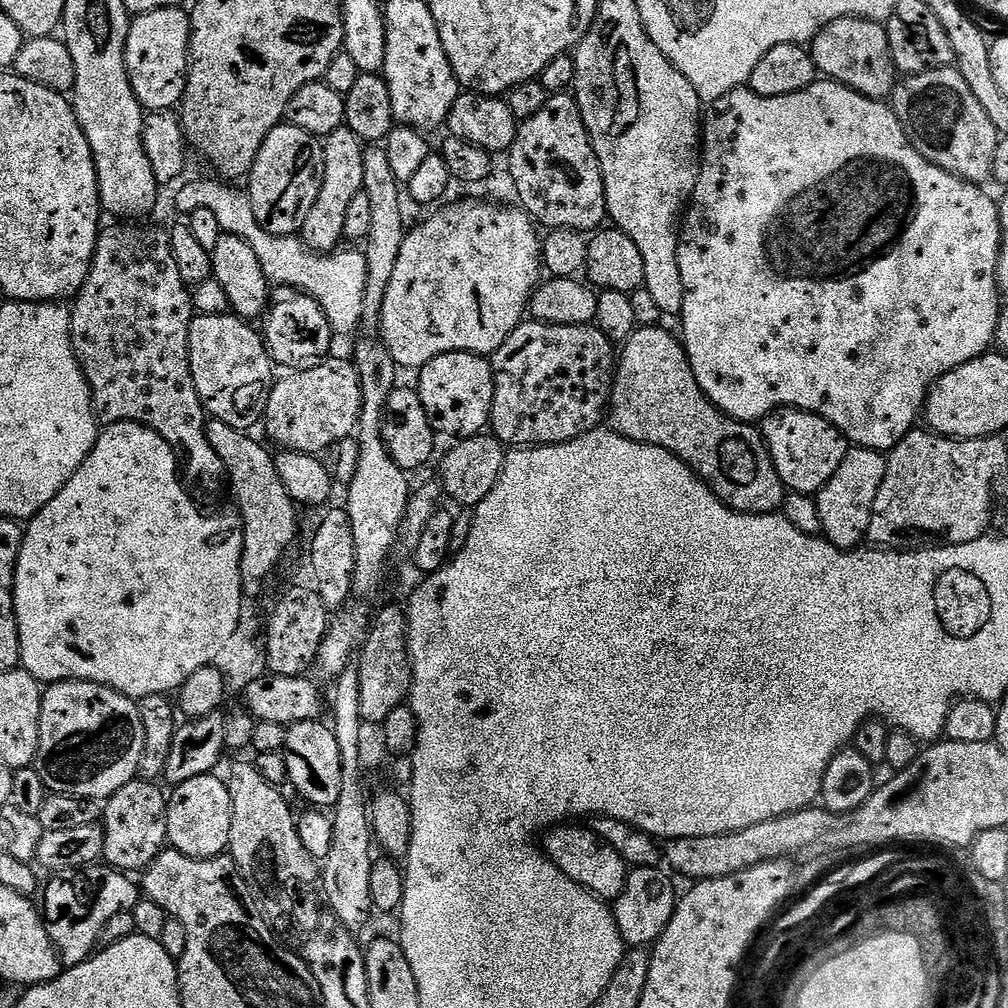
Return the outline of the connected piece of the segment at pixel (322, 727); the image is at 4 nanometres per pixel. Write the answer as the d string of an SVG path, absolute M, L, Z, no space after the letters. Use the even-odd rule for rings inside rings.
M323 719L298 722L287 731L283 753L289 781L303 799L312 803L309 805L320 810L331 809L338 802L338 794L342 794L342 754L338 754L338 738Z

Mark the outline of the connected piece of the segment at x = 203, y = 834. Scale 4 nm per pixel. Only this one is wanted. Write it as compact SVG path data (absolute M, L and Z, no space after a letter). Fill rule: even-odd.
M209 774L190 778L190 782L182 782L171 789L168 796L168 844L177 848L182 854L199 860L209 860L215 856L223 856L229 851L231 830L231 794L228 792L227 783L219 780L219 775Z

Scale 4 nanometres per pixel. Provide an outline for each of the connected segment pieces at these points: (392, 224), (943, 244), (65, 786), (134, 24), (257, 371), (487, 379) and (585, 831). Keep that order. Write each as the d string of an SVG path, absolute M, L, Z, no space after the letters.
M383 146L365 147L363 191L366 198L370 198L371 221L370 234L362 244L362 251L366 258L366 290L362 301L361 318L365 329L368 327L376 330L380 326L380 315L386 302L386 290L390 286L390 278L394 278L394 266L398 266L398 254L402 254L402 242L406 235L402 185L398 178L394 178L390 158L386 158L386 150Z
M827 78L817 79L806 90L766 98L757 96L751 88L735 88L730 94L718 98L713 104L707 105L702 116L702 140L708 143L707 164L705 164L704 176L701 176L698 193L692 193L696 197L696 205L692 207L691 220L688 222L684 240L678 246L678 270L682 270L682 286L684 287L684 336L682 343L685 352L688 353L688 361L692 367L694 378L705 395L712 400L725 415L733 419L743 421L749 425L755 425L763 421L764 417L780 411L782 408L800 408L803 412L813 412L816 416L826 418L834 425L843 436L847 436L853 445L861 448L873 448L876 452L889 453L902 442L902 438L917 427L924 411L924 401L928 399L928 391L936 381L941 380L946 373L970 362L974 358L985 355L988 347L993 347L1000 321L1002 305L1002 293L996 282L996 271L1000 261L1000 210L995 199L984 193L985 189L979 184L971 184L938 166L934 166L908 140L908 135L902 130L902 122L893 114L887 103L872 100L868 96L858 94L853 88L847 88L839 84L837 80Z
M64 680L43 689L40 718L40 741L34 767L49 793L76 796L78 799L107 801L122 786L137 779L138 762L142 762L144 731L140 706L129 696L89 680Z
M183 7L139 13L131 21L125 63L134 94L143 109L148 112L166 112L175 109L183 101L188 85L190 49L191 15Z
M235 314L224 316L193 315L192 325L188 331L188 353L190 354L190 370L194 378L194 386L204 404L204 411L213 420L226 422L226 426L234 426L234 430L248 432L257 423L263 421L267 402L274 385L272 368L274 361L269 356L265 339L259 331L256 332L251 323L241 320Z
M473 352L442 354L419 369L418 376L422 406L436 434L467 438L481 435L489 427L494 402L494 378L491 363L485 357L475 356Z
M575 824L557 825L549 829L542 840L542 850L552 864L558 866L565 879L582 885L592 895L606 902L615 901L625 888L629 869L625 860L612 846L601 839L589 827L580 828Z

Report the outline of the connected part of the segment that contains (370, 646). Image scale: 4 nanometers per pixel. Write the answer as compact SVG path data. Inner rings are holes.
M403 607L384 608L371 621L358 653L358 686L365 725L383 725L395 708L409 699L412 691L412 659L408 653L408 618Z

